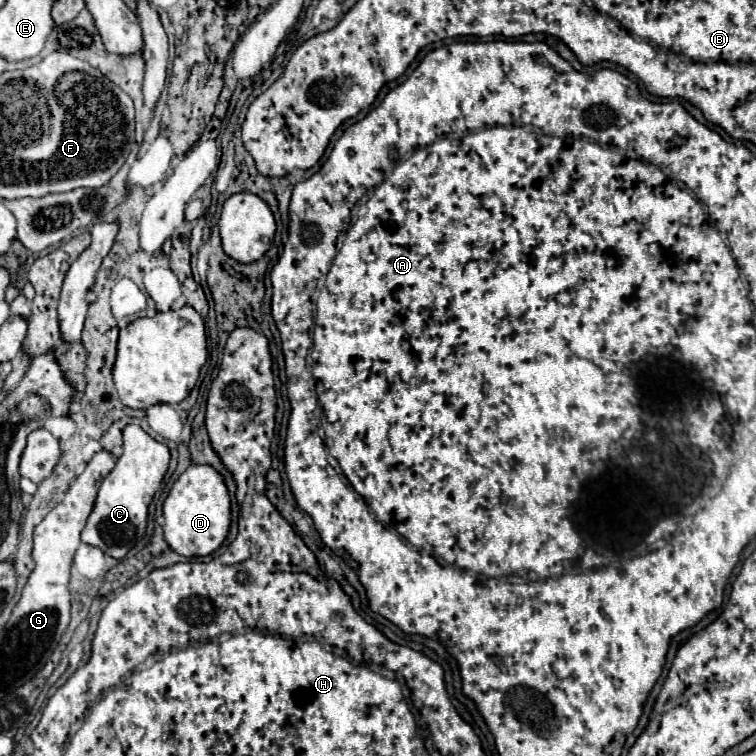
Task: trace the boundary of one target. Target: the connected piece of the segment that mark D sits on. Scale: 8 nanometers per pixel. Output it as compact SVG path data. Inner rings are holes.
M191 465L187 471L173 483L165 503L165 541L169 547L185 557L205 557L217 551L231 525L231 499L223 475L211 465Z

